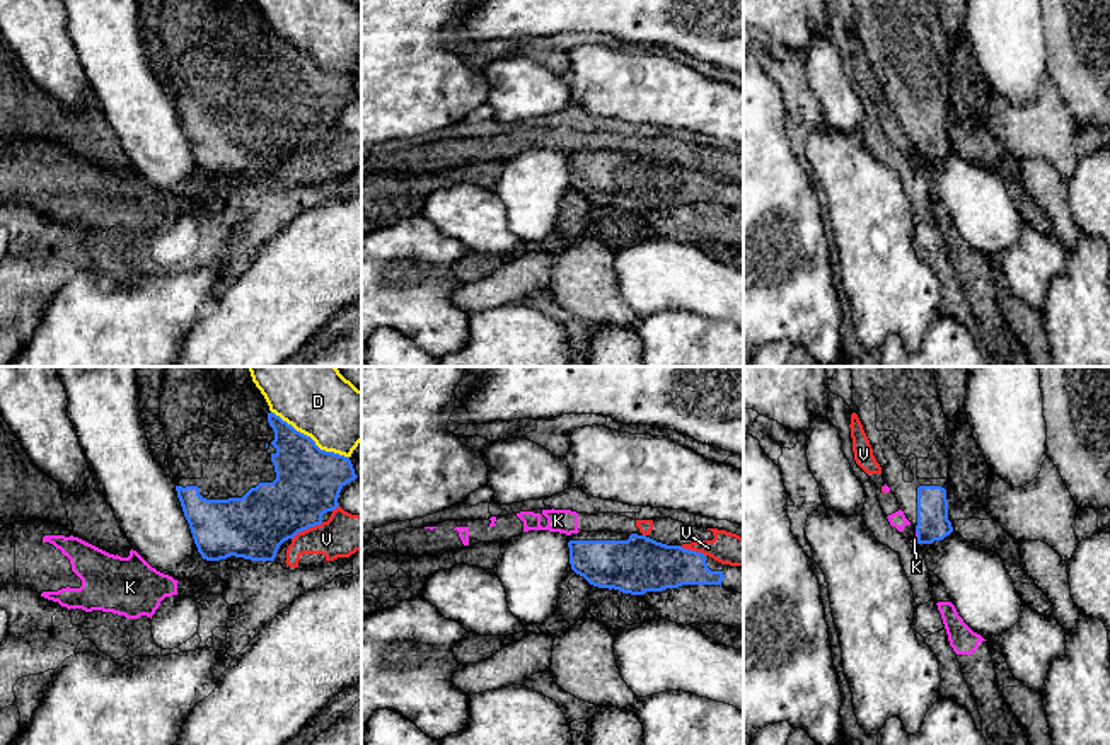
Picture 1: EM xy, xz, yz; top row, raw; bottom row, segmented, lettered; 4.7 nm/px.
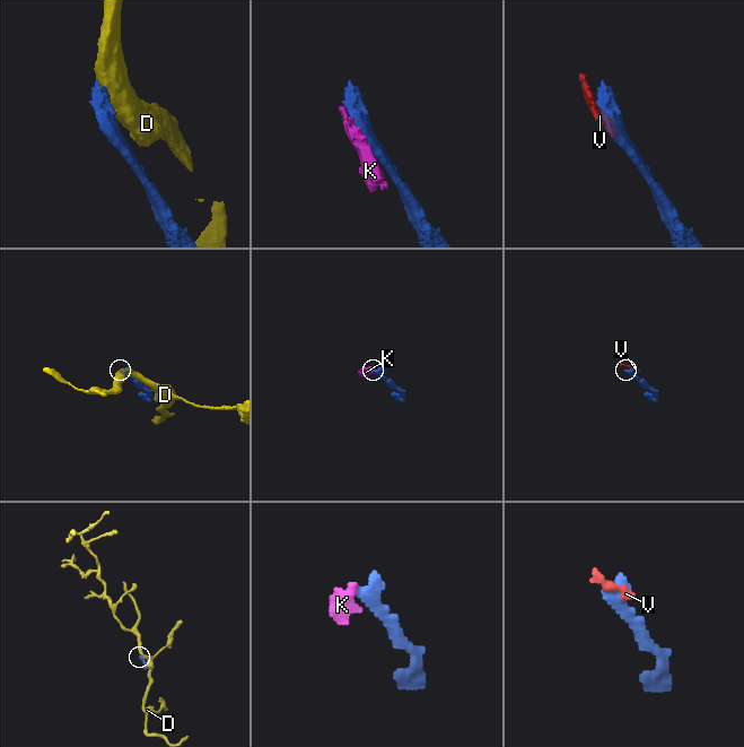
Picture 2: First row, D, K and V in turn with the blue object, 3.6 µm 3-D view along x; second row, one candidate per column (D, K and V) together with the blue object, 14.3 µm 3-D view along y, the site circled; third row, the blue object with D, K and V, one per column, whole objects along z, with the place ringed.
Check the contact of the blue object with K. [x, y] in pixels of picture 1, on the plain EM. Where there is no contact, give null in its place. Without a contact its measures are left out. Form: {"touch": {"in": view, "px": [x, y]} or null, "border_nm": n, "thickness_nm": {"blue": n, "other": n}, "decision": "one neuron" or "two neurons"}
{"touch": {"in": "yz", "px": [918, 155]}, "border_nm": 60, "thickness_nm": {"blue": 150, "other": 20}, "decision": "two neurons"}

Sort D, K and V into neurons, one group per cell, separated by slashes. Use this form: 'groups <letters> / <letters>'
groups D / K V

